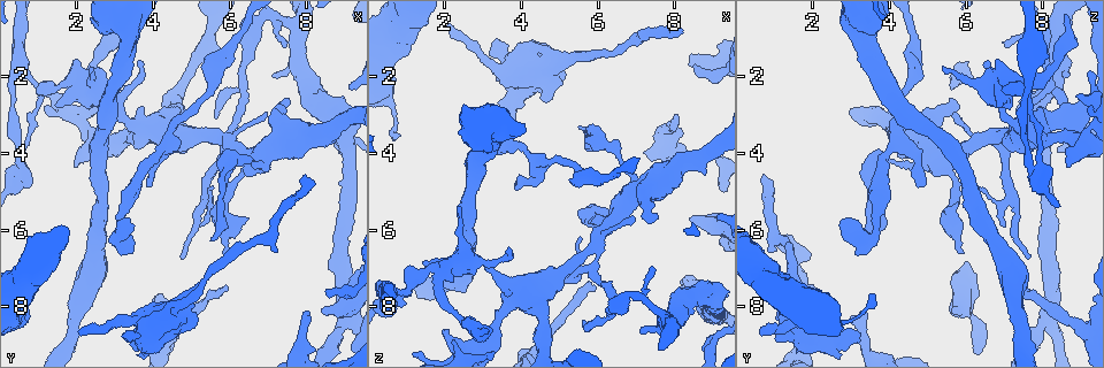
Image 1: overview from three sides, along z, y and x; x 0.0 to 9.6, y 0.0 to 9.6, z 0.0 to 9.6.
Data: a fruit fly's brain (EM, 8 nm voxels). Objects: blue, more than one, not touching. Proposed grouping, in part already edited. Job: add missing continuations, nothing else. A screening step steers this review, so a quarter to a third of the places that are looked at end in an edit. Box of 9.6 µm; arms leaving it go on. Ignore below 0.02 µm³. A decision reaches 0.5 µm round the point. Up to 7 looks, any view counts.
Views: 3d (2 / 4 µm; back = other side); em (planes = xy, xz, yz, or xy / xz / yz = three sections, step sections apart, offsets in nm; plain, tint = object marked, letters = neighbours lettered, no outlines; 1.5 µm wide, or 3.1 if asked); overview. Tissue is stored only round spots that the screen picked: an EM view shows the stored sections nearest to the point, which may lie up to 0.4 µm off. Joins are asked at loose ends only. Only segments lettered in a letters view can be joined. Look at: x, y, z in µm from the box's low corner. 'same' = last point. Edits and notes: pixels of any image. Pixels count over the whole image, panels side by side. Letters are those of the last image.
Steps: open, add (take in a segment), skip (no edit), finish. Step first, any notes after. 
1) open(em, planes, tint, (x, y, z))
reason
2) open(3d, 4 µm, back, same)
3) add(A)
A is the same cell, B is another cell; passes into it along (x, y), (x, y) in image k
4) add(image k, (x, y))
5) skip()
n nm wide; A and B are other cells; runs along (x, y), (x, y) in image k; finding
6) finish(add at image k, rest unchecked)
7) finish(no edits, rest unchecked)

open(3d, 2 µm, (2.10, 8.75, 0.70))
free end

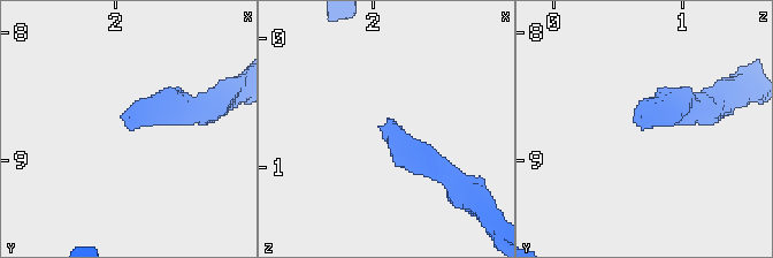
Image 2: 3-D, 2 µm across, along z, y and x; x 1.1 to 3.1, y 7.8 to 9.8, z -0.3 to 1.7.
open(em, planes, letters, (2.10, 8.78, 0.70))

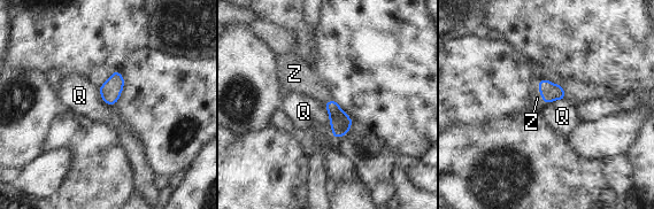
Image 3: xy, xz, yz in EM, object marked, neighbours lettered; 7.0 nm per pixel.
add(Z)
130 nm wide; Z is the same cell, Q is another cell; the neuron continues

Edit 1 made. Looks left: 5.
open(em, planes, letters, (8.90, 4.00, 8.85))
free end

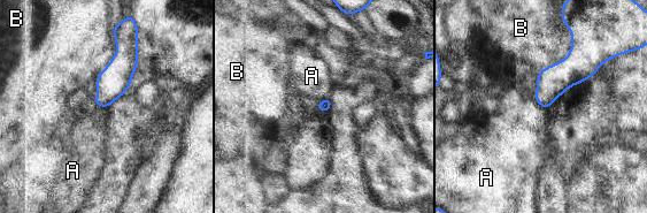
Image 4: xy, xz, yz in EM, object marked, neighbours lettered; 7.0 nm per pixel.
skip()
A and B are other cells; none of them fits

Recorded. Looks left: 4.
finish(add at image 3, rest unchecked)

